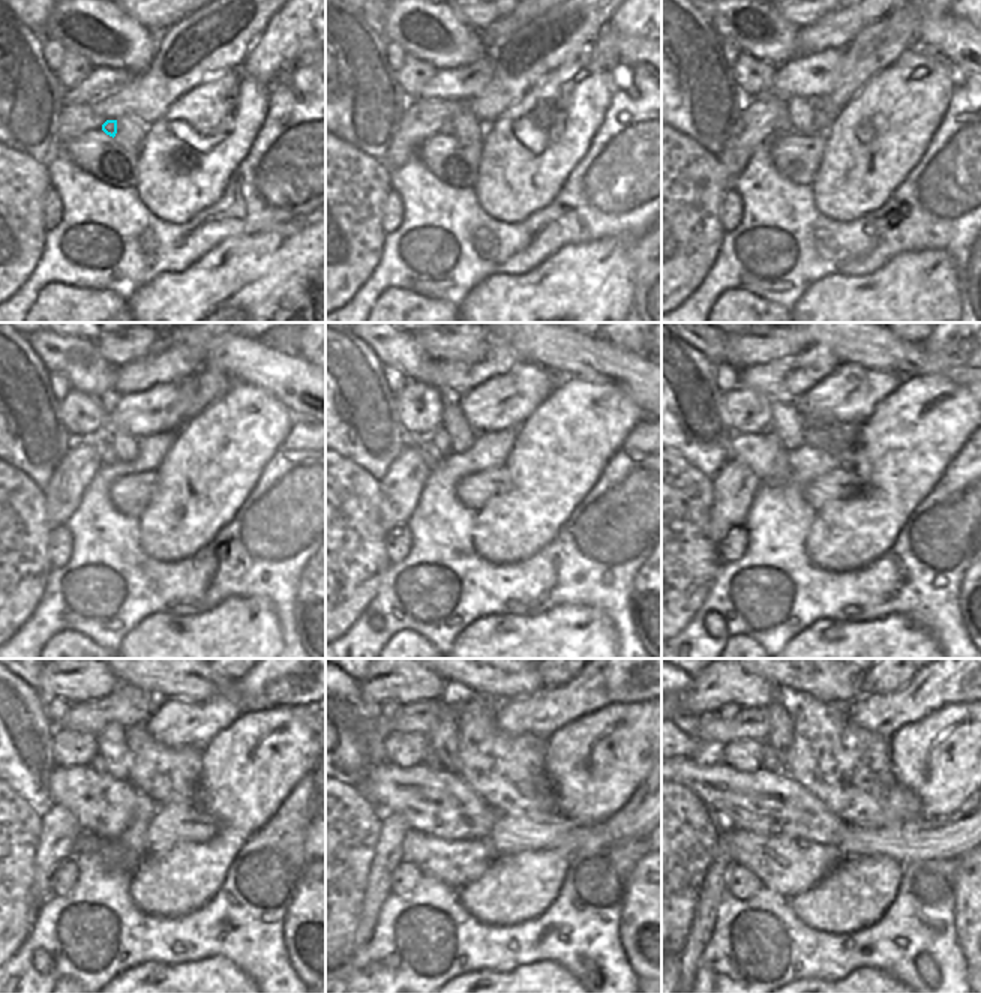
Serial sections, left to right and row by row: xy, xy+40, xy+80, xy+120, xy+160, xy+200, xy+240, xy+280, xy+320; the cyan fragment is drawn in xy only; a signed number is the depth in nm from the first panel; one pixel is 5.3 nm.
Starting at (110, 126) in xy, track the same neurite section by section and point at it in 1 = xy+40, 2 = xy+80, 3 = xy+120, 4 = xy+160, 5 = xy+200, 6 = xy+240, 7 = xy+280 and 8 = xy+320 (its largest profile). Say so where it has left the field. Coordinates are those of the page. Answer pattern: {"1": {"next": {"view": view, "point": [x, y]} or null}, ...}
{"1": {"next": {"view": "xy+40", "point": [446, 128]}}, "2": {"next": {"view": "xy+80", "point": [782, 126]}}, "3": {"next": {"view": "xy+120", "point": [104, 440]}}, "4": {"next": {"view": "xy+160", "point": [440, 440]}}, "5": {"next": {"view": "xy+200", "point": [771, 431]}}, "6": {"next": {"view": "xy+240", "point": [98, 764]}}, "7": {"next": {"view": "xy+280", "point": [431, 761]}}, "8": {"next": {"view": "xy+320", "point": [768, 761]}}}

